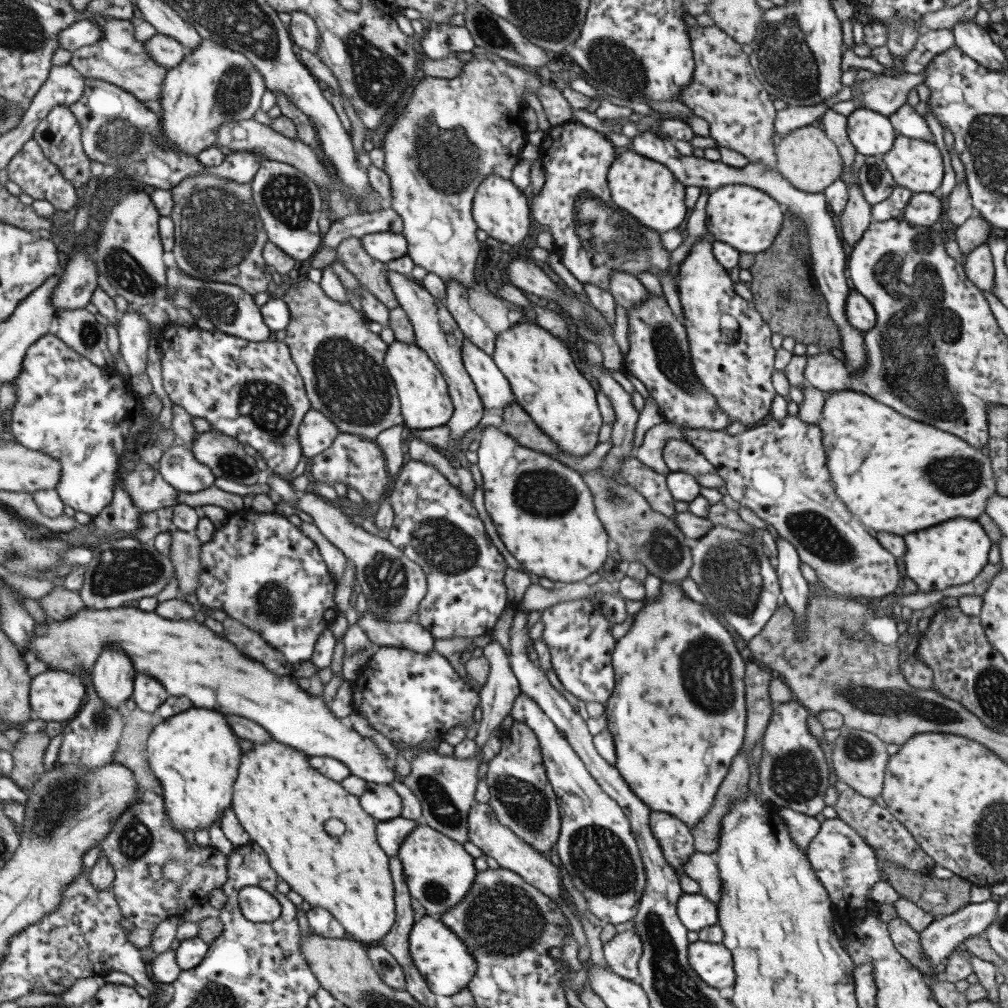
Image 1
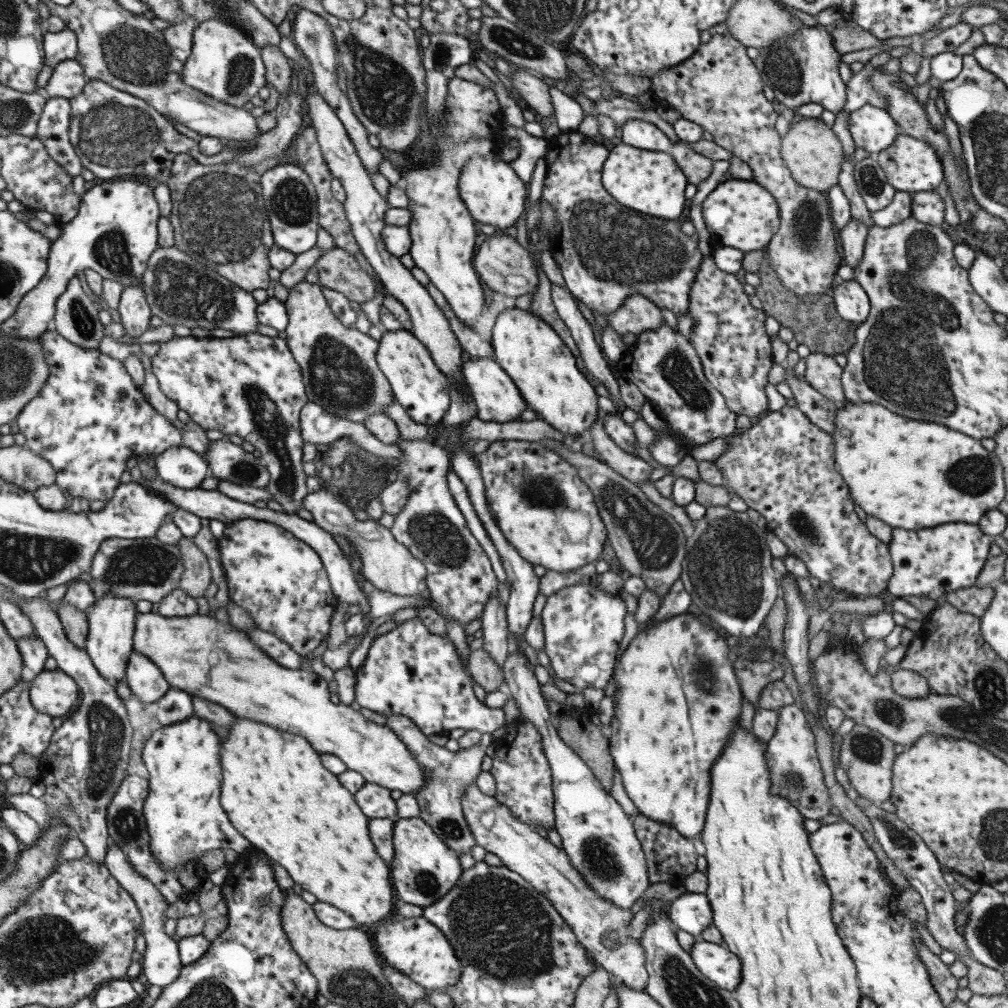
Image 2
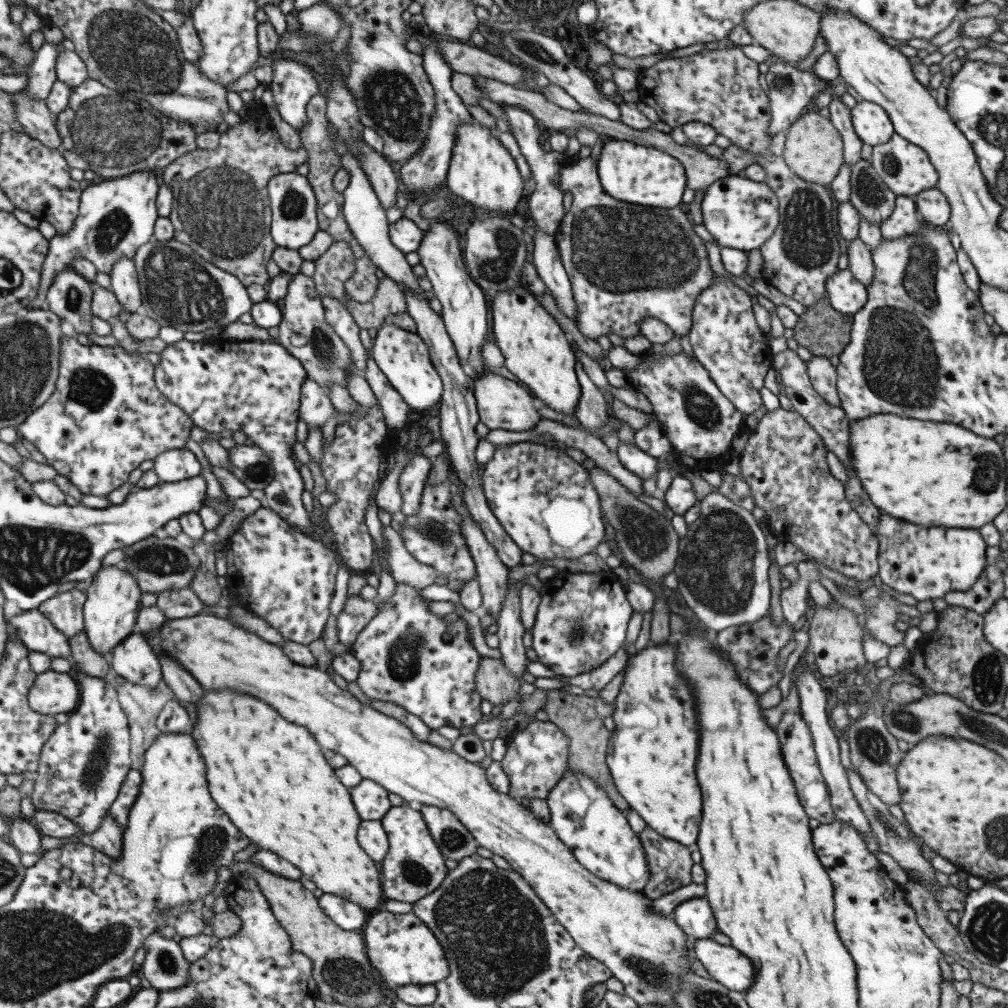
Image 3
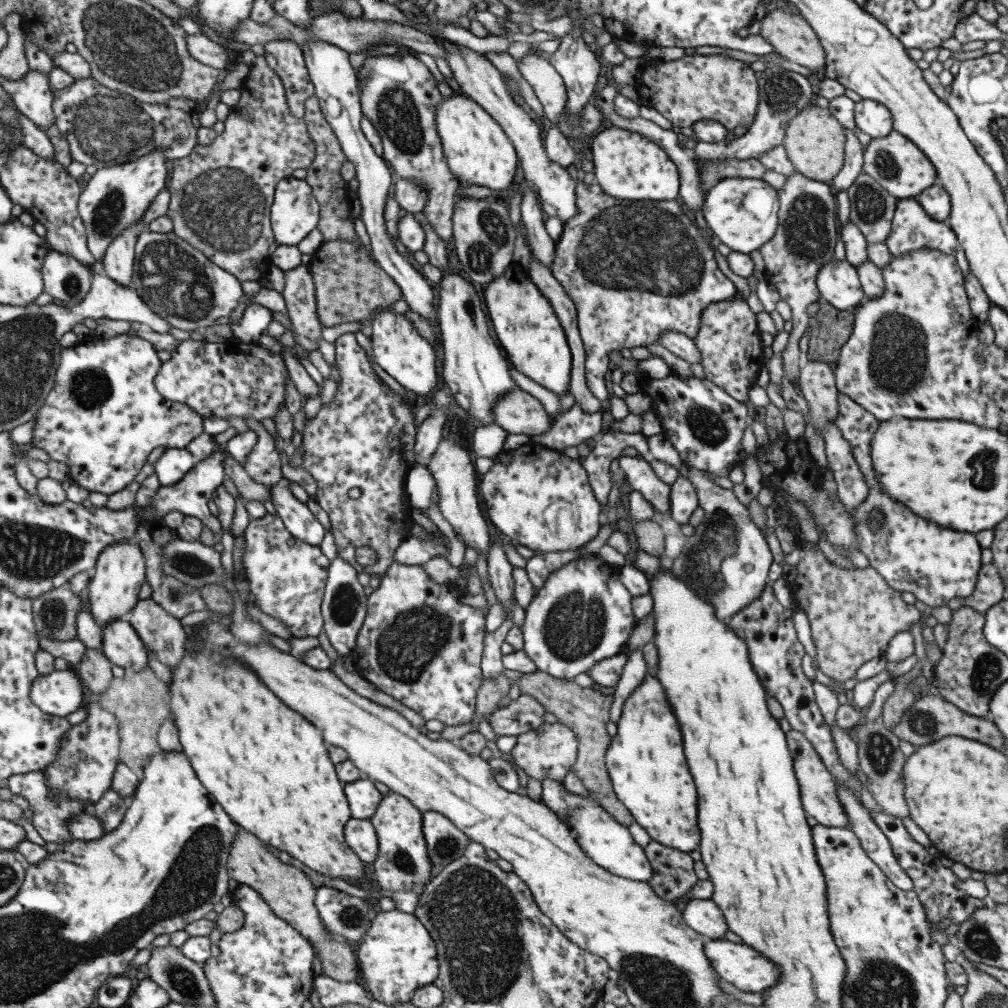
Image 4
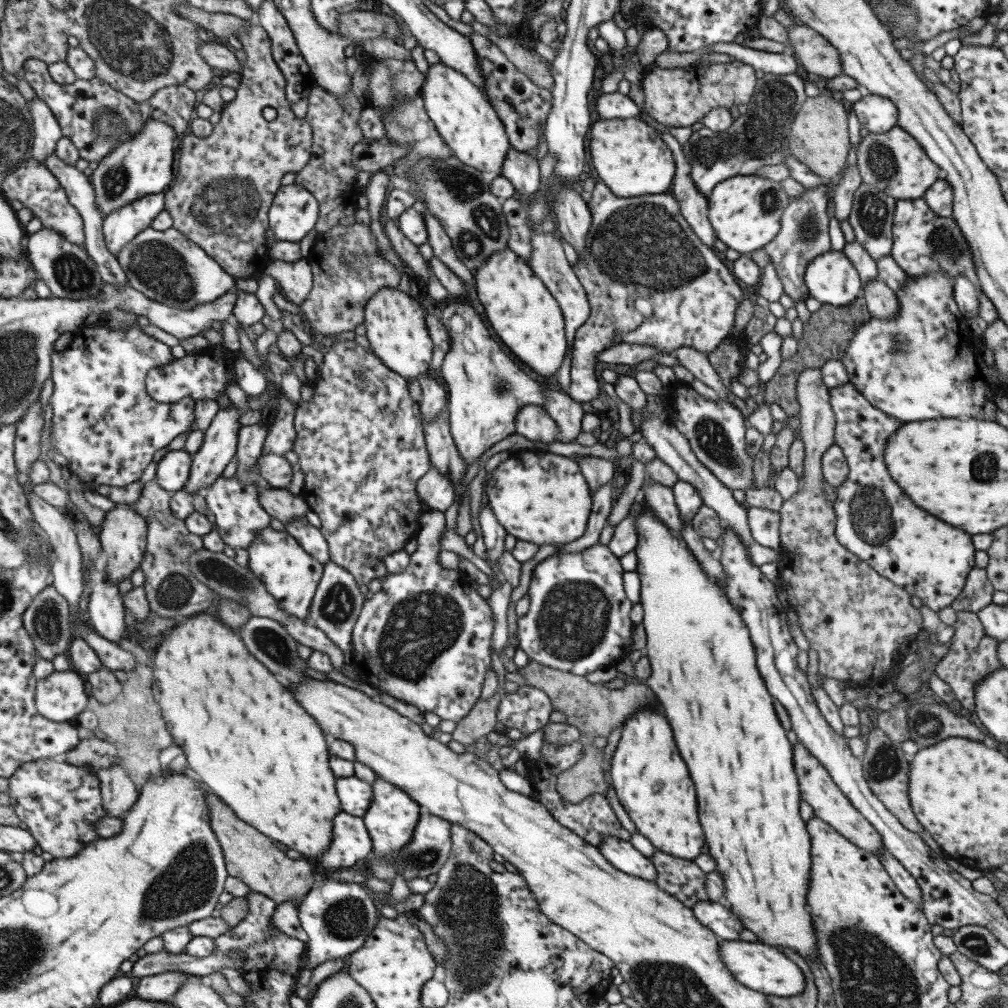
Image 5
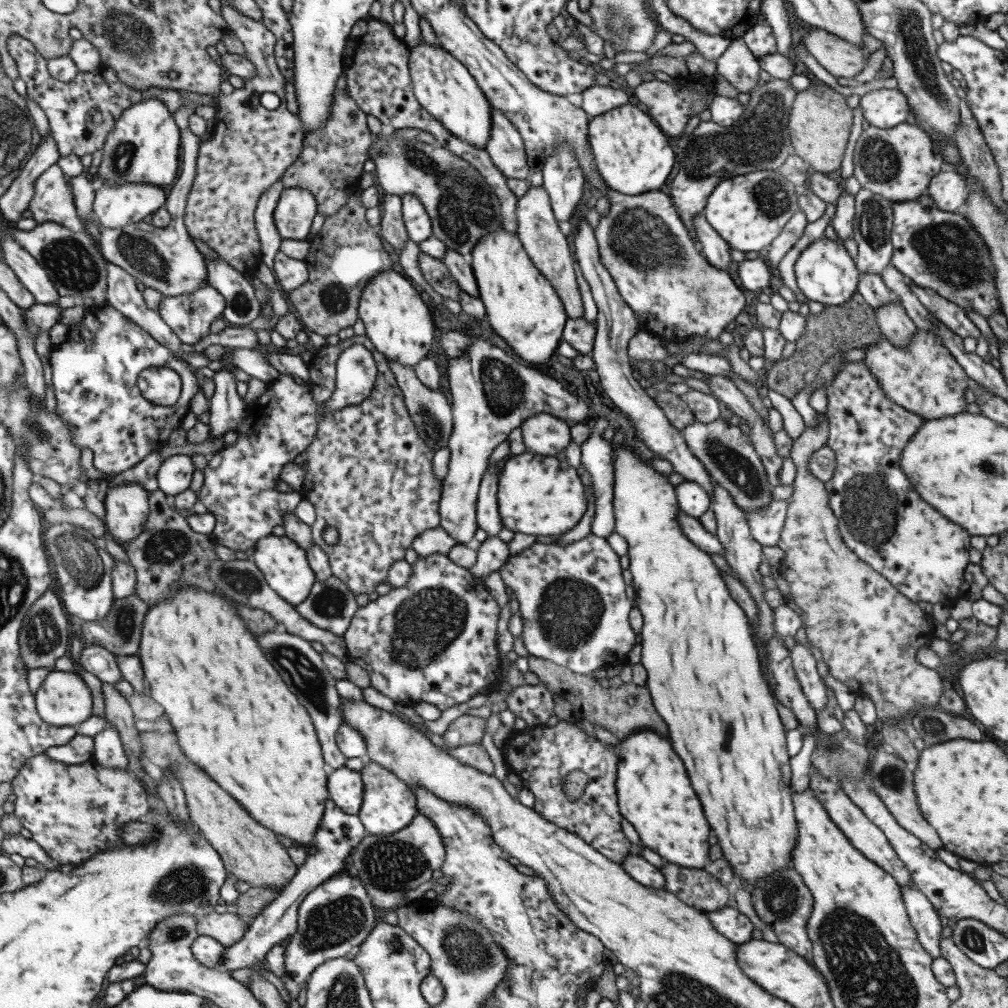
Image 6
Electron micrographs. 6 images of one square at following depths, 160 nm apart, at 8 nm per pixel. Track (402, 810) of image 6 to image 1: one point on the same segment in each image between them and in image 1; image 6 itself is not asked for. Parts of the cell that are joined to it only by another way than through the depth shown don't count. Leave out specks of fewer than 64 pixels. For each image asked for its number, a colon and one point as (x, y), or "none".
1: (438, 873)
2: (423, 868)
3: (412, 868)
4: (402, 863)
5: (391, 816)

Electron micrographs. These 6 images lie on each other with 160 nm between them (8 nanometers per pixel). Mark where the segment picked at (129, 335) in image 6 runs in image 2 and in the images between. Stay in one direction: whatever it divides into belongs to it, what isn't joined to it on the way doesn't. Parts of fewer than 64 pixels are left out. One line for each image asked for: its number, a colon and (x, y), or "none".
2: (89, 418)
3: (105, 416)
4: (102, 417)
5: (105, 425)

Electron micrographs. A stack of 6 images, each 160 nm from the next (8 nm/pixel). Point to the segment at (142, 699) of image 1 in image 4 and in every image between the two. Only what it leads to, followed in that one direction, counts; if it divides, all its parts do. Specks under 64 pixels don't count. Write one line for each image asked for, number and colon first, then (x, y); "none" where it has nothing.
2: (143, 678)
3: (133, 659)
4: (121, 646)

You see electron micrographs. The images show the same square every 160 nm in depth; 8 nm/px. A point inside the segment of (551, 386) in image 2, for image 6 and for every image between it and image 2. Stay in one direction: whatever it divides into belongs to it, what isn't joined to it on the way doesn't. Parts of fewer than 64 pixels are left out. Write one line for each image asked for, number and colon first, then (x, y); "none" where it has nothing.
3: (535, 351)
4: (528, 330)
5: (519, 309)
6: (521, 307)

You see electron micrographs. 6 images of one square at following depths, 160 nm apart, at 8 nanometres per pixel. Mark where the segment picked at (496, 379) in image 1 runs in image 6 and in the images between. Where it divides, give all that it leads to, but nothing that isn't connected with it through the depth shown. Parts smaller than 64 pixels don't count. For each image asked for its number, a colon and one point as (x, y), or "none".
2: (496, 399)
3: (501, 403)
4: (517, 413)
5: (532, 422)
6: (544, 434)

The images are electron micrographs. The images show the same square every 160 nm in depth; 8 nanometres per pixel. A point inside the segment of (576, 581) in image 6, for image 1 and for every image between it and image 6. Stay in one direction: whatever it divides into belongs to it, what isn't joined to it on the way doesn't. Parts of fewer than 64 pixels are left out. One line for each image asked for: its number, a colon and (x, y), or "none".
1: (576, 633)
2: (582, 626)
3: (581, 618)
4: (582, 614)
5: (577, 621)

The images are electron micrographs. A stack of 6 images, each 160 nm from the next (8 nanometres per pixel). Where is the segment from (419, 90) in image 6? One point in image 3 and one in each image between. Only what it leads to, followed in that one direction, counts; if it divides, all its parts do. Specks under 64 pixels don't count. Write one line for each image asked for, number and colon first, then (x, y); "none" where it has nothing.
3: (480, 171)
4: (476, 150)
5: (462, 116)

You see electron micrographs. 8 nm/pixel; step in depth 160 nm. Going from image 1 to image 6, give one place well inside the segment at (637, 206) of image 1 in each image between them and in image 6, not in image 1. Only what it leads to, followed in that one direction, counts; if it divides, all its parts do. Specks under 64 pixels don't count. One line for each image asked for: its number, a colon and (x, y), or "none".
2: (650, 182)
3: (639, 174)
4: (628, 166)
5: (630, 159)
6: (632, 155)

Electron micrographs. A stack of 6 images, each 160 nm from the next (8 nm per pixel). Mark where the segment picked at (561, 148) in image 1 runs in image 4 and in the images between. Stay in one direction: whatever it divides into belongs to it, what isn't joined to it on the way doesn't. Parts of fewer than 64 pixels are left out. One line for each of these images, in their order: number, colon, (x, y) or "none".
2: (605, 252)
3: (625, 262)
4: (631, 274)

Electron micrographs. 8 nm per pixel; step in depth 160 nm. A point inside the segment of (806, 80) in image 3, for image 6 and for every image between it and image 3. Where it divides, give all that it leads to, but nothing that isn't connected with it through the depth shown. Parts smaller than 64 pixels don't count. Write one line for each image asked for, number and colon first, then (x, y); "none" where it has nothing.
4: (782, 93)
5: (759, 137)
6: (758, 140)

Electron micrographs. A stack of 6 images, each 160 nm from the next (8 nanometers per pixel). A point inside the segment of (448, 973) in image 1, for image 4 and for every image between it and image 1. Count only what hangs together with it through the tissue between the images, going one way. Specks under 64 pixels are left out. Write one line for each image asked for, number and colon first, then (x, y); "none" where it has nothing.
2: (413, 946)
3: (402, 950)
4: (396, 955)

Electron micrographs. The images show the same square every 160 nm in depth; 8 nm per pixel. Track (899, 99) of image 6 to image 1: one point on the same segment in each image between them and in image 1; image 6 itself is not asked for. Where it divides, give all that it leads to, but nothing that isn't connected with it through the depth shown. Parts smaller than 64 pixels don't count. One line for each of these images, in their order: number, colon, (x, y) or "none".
1: (871, 134)
2: (871, 128)
3: (870, 122)
4: (874, 119)
5: (876, 114)

